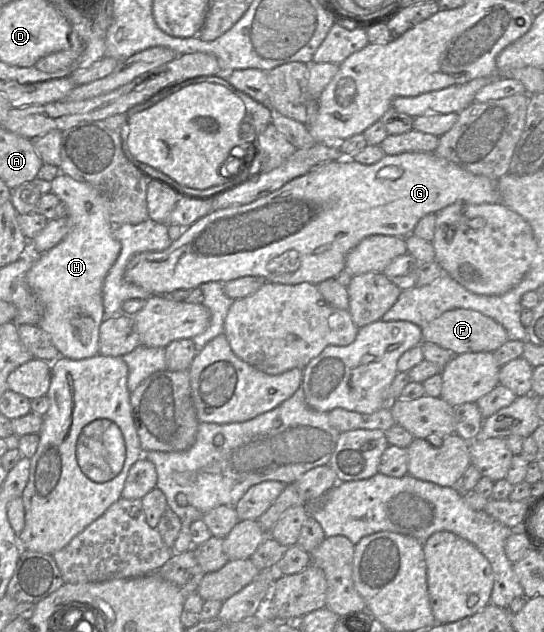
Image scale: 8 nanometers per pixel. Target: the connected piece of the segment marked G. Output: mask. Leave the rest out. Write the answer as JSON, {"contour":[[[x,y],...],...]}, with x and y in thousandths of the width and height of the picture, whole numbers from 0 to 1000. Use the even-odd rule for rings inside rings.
{"contour":[[[744,241],[730,245],[708,245],[699,255],[682,261],[665,259],[642,250],[629,250],[621,255],[594,258],[564,275],[544,280],[515,299],[461,321],[384,335],[349,358],[340,359],[335,372],[327,378],[318,380],[305,394],[298,397],[259,399],[246,403],[233,418],[230,441],[267,457],[278,467],[305,467],[322,459],[353,459],[379,446],[415,448],[450,437],[478,437],[498,448],[542,451],[566,446],[583,451],[605,440],[616,440],[631,429],[640,400],[669,377],[682,372],[719,372],[744,377],[757,370],[774,345],[790,337],[803,337],[840,318],[864,323],[919,321],[914,285],[860,272],[842,261],[803,247],[798,241]]]}

